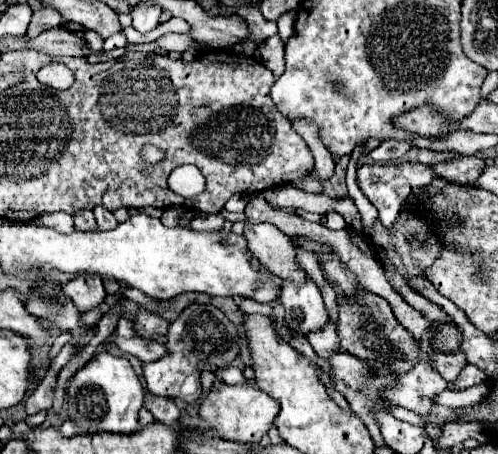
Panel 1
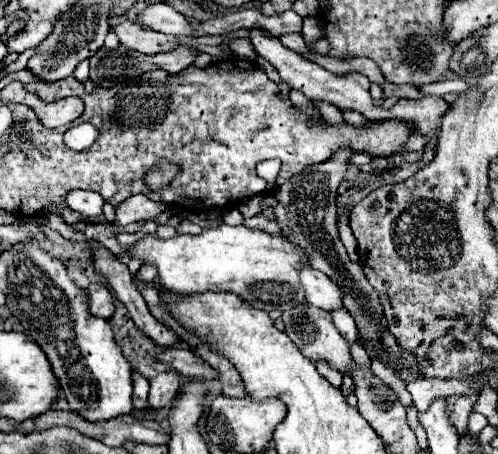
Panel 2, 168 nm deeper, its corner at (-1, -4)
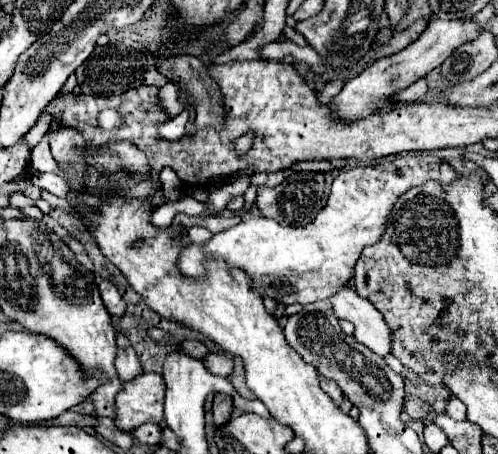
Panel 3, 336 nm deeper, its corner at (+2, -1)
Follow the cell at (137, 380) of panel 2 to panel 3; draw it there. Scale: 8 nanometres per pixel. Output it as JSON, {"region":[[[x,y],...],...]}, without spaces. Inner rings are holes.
{"region":[[[118,334],[118,356],[116,356],[116,370],[118,370],[118,376],[122,382],[128,382],[128,380],[134,380],[136,376],[142,374],[142,366],[140,366],[140,360],[134,352],[134,348],[130,346],[128,338],[124,334]]]}

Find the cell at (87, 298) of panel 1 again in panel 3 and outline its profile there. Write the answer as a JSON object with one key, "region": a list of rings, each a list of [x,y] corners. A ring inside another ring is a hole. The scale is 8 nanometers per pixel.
{"region":[[[102,280],[102,282],[100,282],[100,286],[98,286],[98,290],[100,290],[102,302],[104,302],[106,310],[110,312],[110,316],[120,318],[120,316],[124,314],[124,310],[126,310],[126,304],[124,304],[122,296],[118,294],[116,286],[114,286],[110,280]]]}

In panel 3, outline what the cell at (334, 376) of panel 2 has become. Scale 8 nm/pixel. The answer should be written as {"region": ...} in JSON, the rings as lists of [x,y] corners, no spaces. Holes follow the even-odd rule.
{"region":[[[320,376],[320,386],[336,404],[342,402],[342,392],[340,392],[340,388],[338,388],[338,384],[334,380],[328,380],[326,376]]]}

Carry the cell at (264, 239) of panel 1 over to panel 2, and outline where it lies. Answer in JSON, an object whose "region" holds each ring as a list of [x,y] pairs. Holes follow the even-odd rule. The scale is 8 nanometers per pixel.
{"region":[[[303,267],[301,285],[307,295],[307,303],[325,311],[343,309],[343,291],[321,271]]]}

